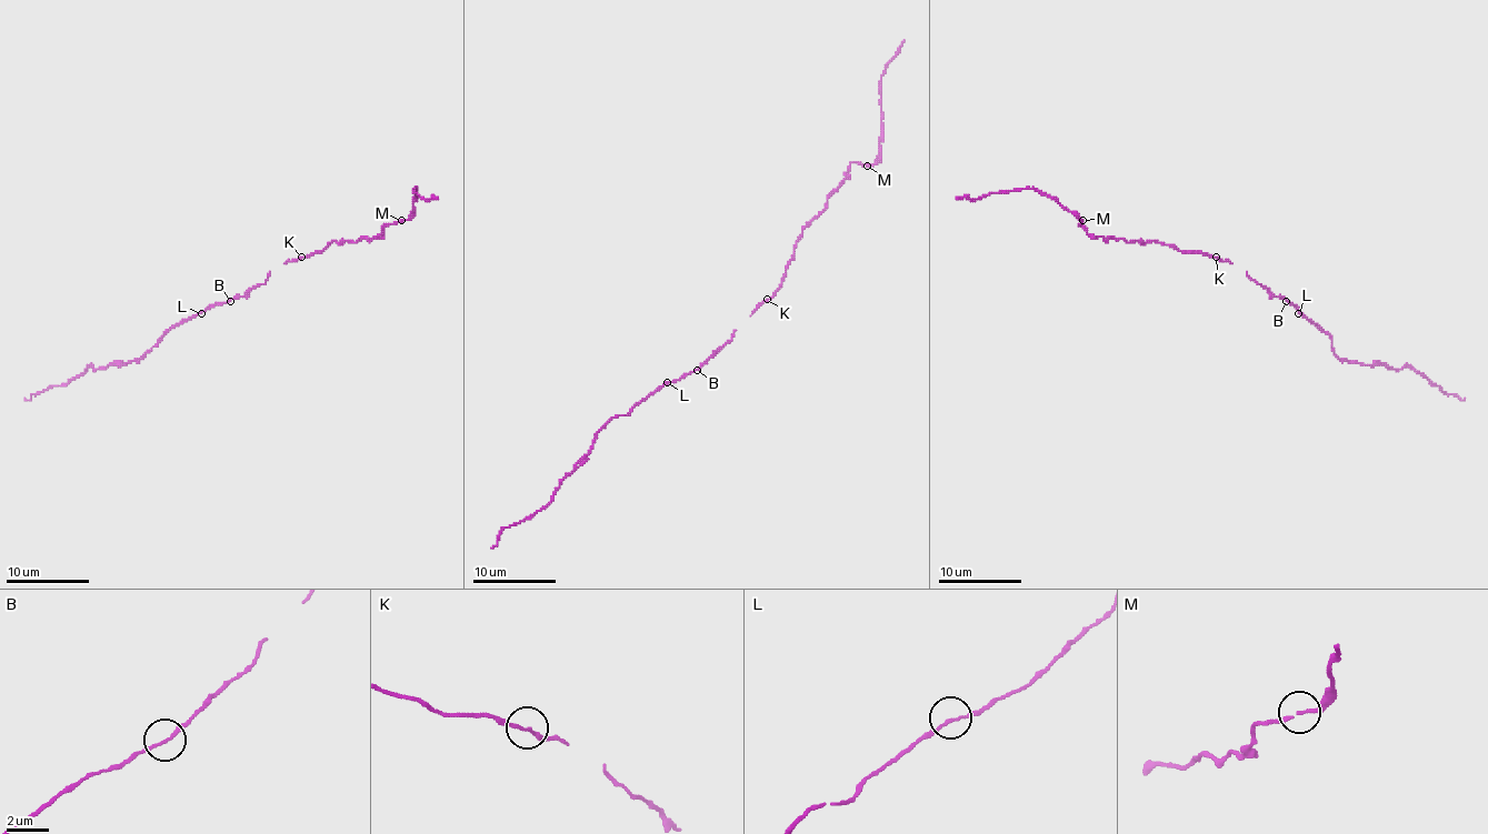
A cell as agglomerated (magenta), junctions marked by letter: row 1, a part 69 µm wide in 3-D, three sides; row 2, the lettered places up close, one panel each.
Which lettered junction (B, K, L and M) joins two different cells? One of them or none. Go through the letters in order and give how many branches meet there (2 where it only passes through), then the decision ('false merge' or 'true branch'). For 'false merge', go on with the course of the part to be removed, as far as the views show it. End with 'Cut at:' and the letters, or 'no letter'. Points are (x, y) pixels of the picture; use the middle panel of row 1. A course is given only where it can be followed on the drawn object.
B: 2 | true branch
K: 2 | true branch
L: 2 | true branch
M: 2 | true branch
Cut at: no letter

